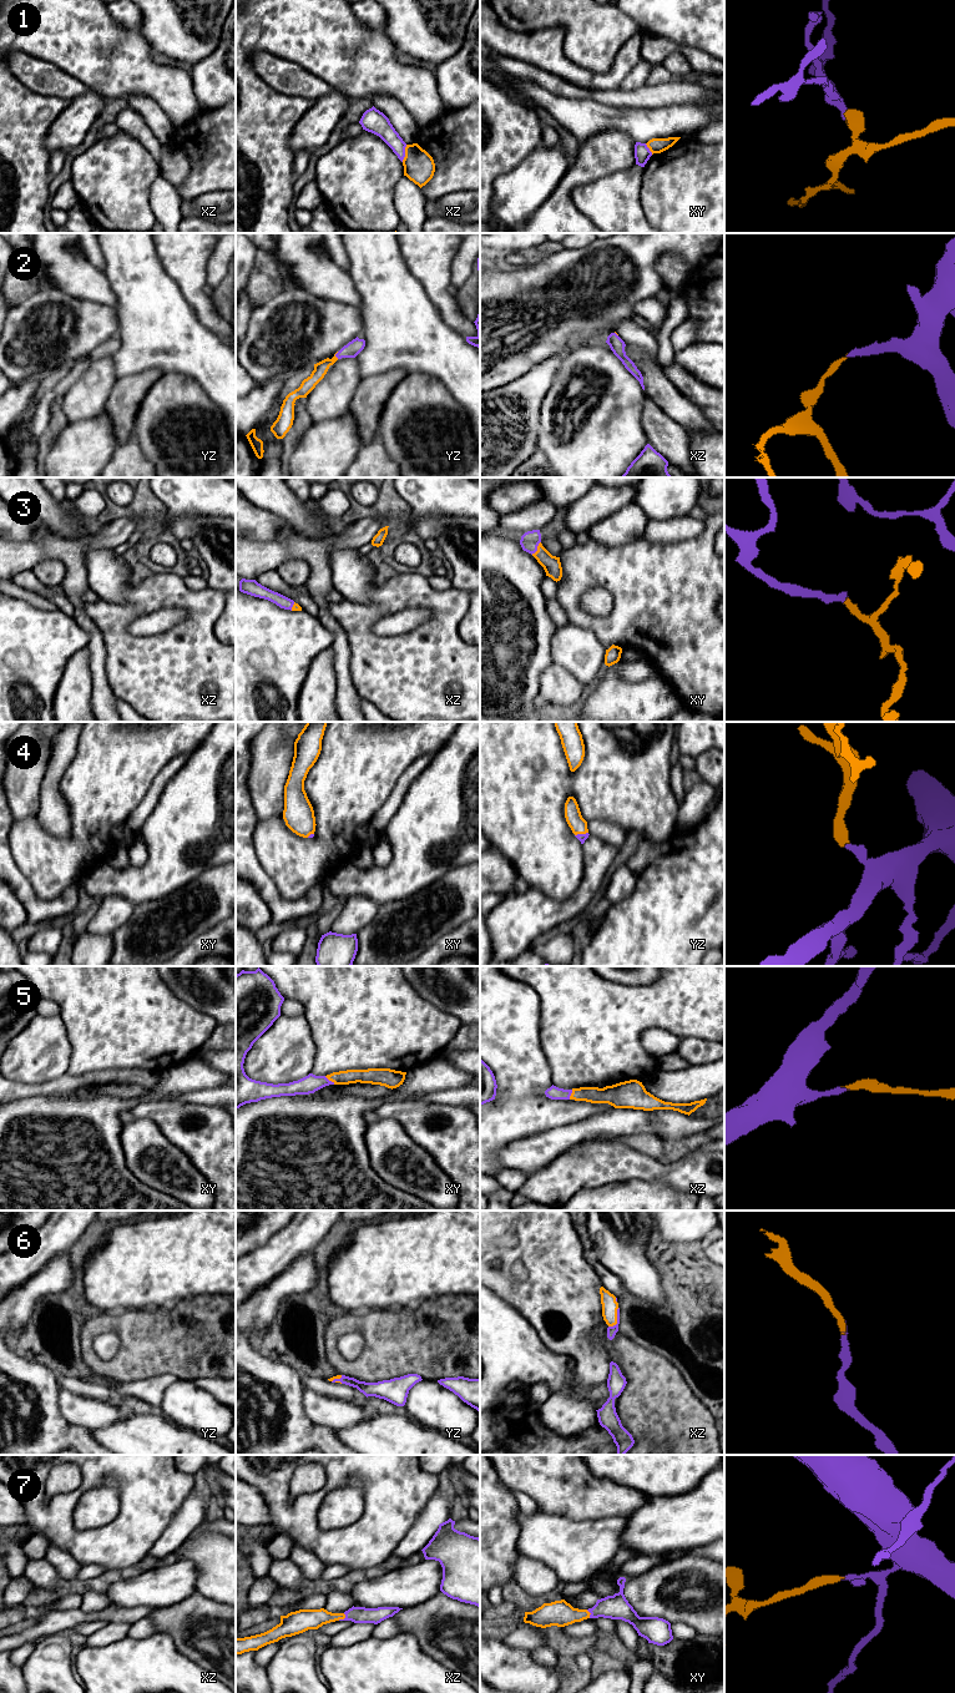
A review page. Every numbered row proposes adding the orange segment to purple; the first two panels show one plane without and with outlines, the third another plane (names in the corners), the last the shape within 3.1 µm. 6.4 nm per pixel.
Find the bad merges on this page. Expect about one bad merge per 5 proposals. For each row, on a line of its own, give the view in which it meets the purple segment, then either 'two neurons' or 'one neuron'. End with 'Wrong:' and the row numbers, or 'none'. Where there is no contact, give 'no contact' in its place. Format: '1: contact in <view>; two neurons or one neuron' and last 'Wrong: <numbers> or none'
1: contact in xz; two neurons
2: contact in yz; one neuron
3: contact in xy; one neuron
4: contact in yz; one neuron
5: contact in xy; one neuron
6: contact in xz; one neuron
7: contact in xz; one neuron
Wrong: 1

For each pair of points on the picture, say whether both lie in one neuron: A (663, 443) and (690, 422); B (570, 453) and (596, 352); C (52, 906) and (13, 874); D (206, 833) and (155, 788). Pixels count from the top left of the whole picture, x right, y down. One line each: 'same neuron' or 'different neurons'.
A: different neurons
B: same neuron
C: same neuron
D: different neurons

